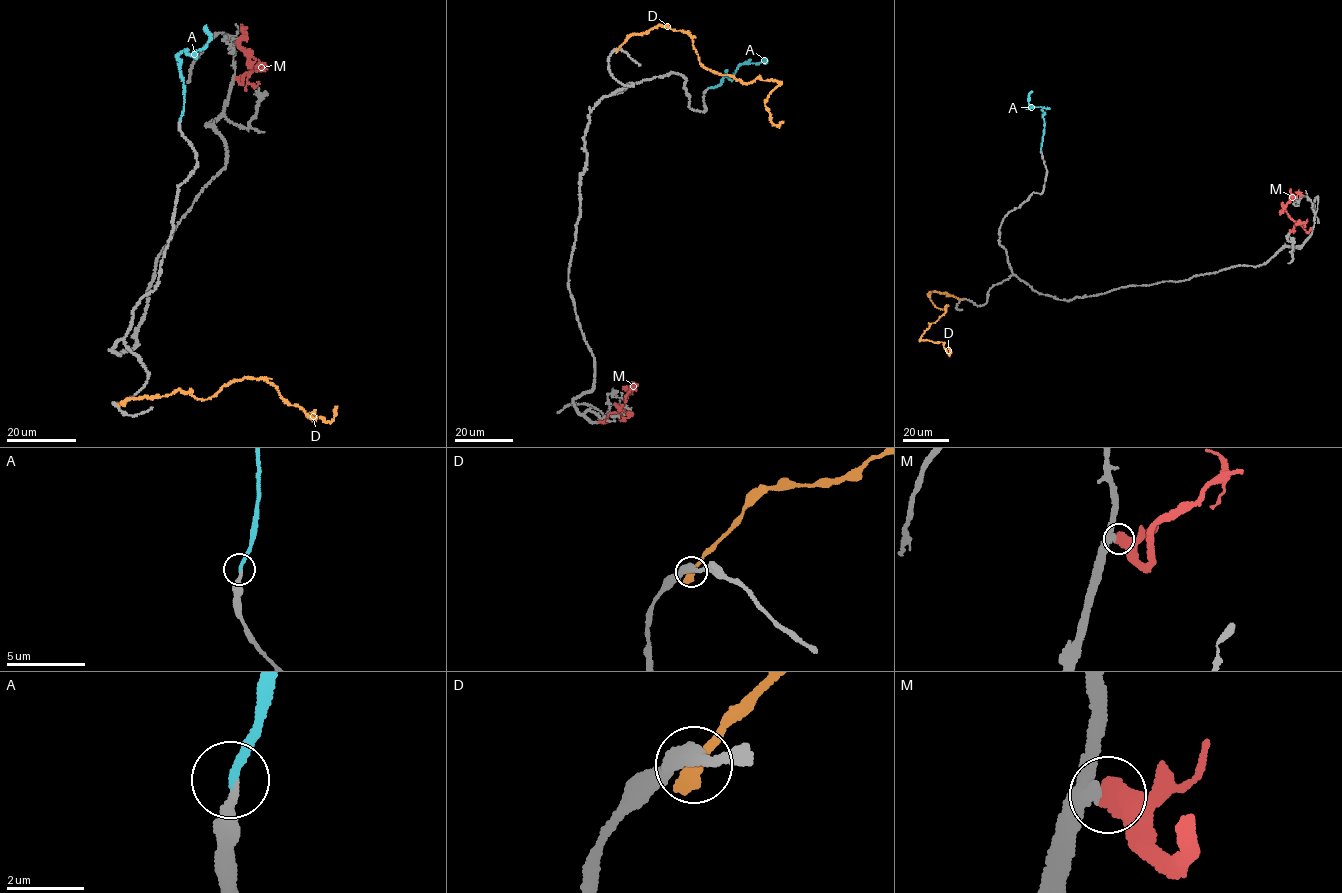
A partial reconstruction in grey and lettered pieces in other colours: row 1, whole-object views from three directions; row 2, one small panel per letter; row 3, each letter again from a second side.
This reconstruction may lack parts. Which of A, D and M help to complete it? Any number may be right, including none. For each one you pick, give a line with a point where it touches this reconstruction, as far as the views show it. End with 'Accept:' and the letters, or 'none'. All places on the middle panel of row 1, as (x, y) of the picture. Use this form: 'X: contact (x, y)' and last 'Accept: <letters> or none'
A: contact (709, 87)
M: contact (598, 422)
Accept: A, M

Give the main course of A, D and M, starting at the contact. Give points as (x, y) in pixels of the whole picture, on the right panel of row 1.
A: (1040, 150), (1044, 127), (1042, 109), (1048, 108), (1030, 105), (1028, 95), (1032, 91)
D: (961, 299), (944, 293), (928, 294), (937, 308), (947, 305), (920, 338), (941, 341), (949, 355), (949, 346)
M: (1311, 229), (1306, 231), (1287, 212), (1288, 201), (1293, 199), (1291, 191)

